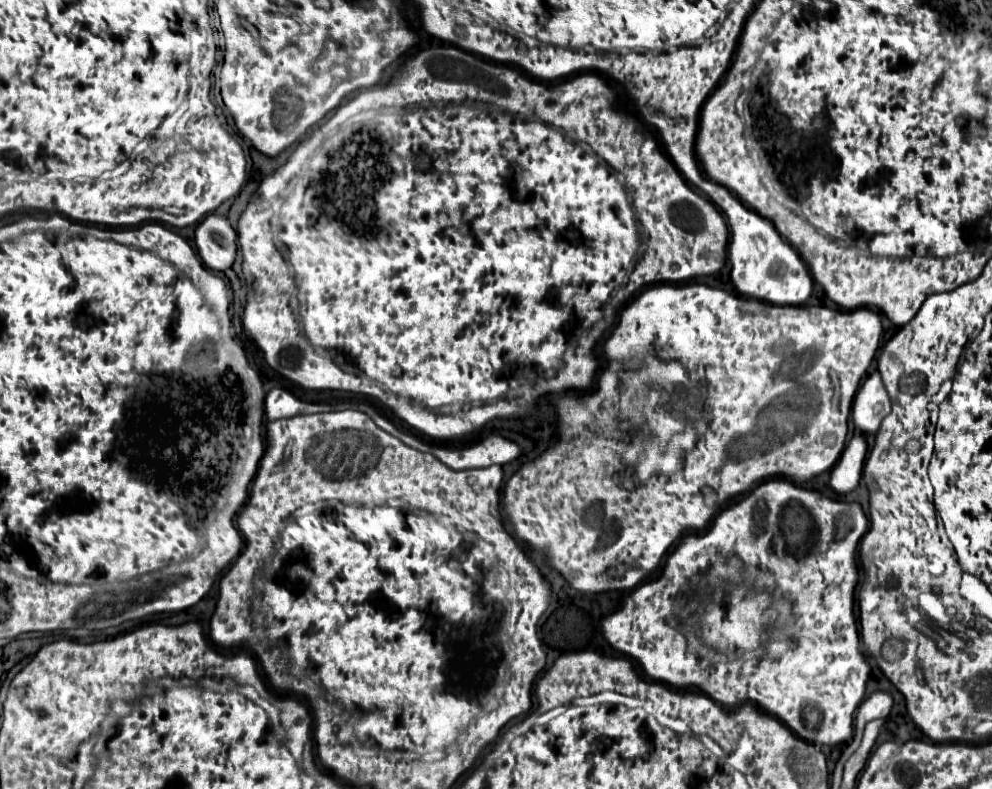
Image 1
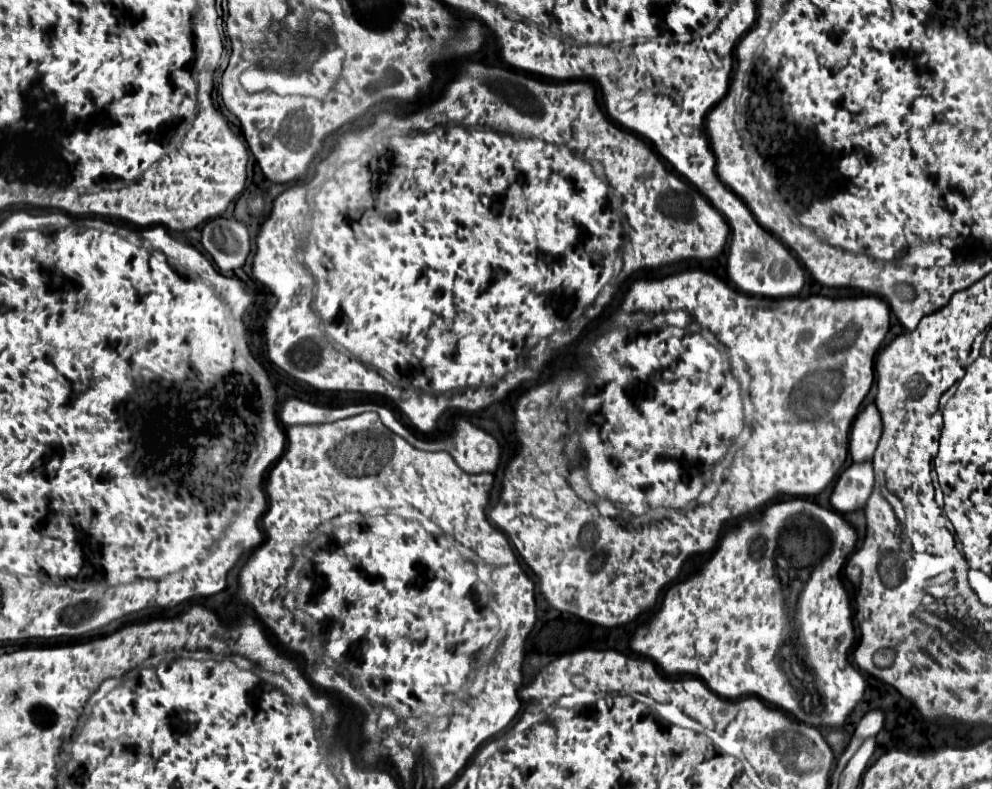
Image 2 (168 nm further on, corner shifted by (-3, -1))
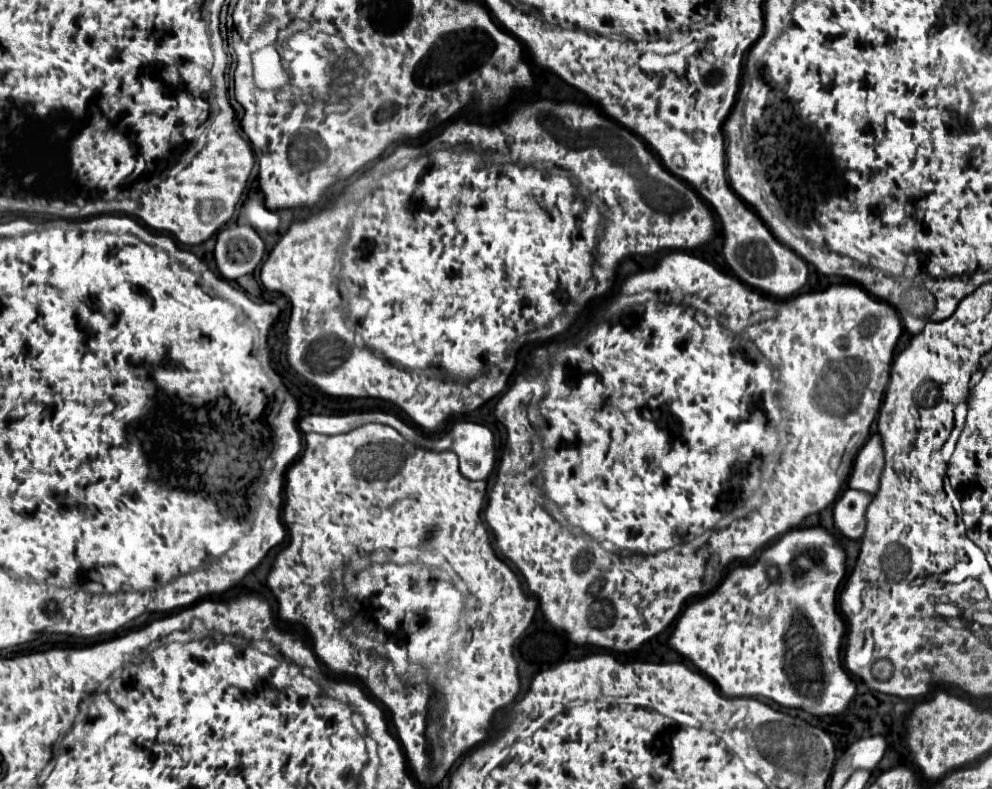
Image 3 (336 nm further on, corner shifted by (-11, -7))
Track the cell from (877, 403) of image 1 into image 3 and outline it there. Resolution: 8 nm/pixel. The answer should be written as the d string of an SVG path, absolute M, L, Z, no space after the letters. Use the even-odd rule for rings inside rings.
M874 434L856 456L848 486L866 494L874 494L878 490L880 472L882 472L882 446L878 434Z

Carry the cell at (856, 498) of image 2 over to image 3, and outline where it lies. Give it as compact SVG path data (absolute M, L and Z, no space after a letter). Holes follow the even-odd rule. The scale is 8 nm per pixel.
M846 490L838 502L834 504L834 528L840 532L840 536L848 540L860 540L864 534L864 514L866 504L870 504L872 494Z

